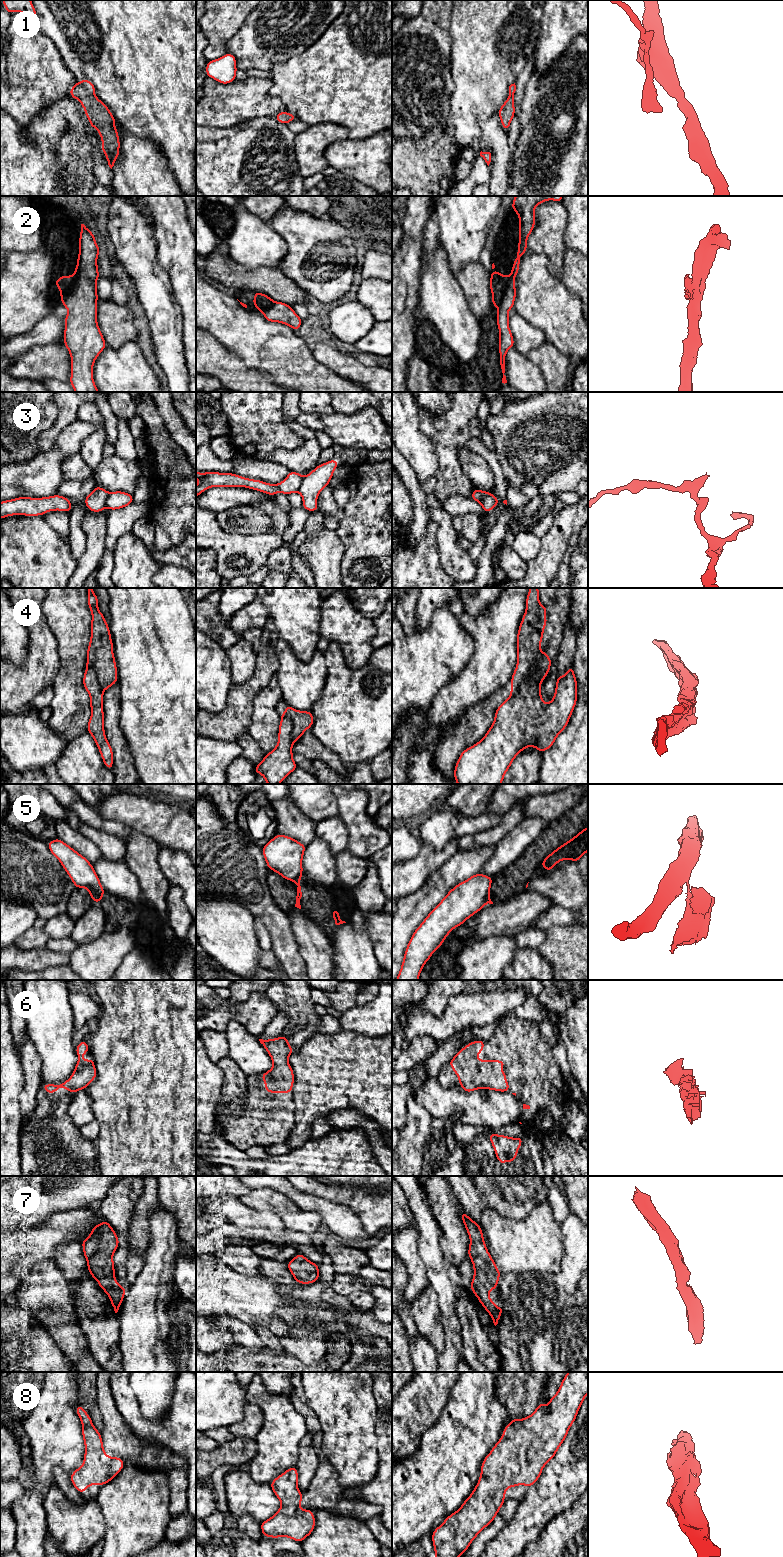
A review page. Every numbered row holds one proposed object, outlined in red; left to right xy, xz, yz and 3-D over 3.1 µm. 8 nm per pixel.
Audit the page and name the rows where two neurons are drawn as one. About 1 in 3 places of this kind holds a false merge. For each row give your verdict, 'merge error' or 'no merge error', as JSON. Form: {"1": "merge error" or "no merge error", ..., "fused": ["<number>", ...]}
{"1": "no merge error", "2": "merge error", "3": "merge error", "4": "merge error", "5": "merge error", "6": "no merge error", "7": "no merge error", "8": "no merge error", "fused": ["2", "3", "4", "5"]}

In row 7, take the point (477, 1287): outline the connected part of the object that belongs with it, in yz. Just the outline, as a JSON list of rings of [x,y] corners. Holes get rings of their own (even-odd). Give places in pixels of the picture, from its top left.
[[[464,1211],[461,1212],[461,1219],[470,1238],[468,1257],[472,1261],[475,1274],[471,1281],[470,1290],[476,1295],[496,1326],[503,1312],[503,1306],[496,1307],[495,1301],[489,1297],[489,1292],[498,1287],[501,1272],[487,1250],[480,1225]]]

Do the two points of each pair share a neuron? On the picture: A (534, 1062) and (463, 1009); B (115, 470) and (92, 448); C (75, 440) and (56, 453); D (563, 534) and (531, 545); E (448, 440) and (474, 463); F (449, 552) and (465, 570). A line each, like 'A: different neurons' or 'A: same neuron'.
A: different neurons
B: different neurons
C: same neuron
D: different neurons
E: different neurons
F: same neuron

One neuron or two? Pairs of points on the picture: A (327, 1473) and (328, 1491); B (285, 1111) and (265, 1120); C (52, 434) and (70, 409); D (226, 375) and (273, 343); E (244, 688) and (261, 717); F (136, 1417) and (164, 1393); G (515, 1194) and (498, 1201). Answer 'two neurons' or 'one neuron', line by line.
A: one neuron
B: one neuron
C: one neuron
D: two neurons
E: two neurons
F: two neurons
G: one neuron

